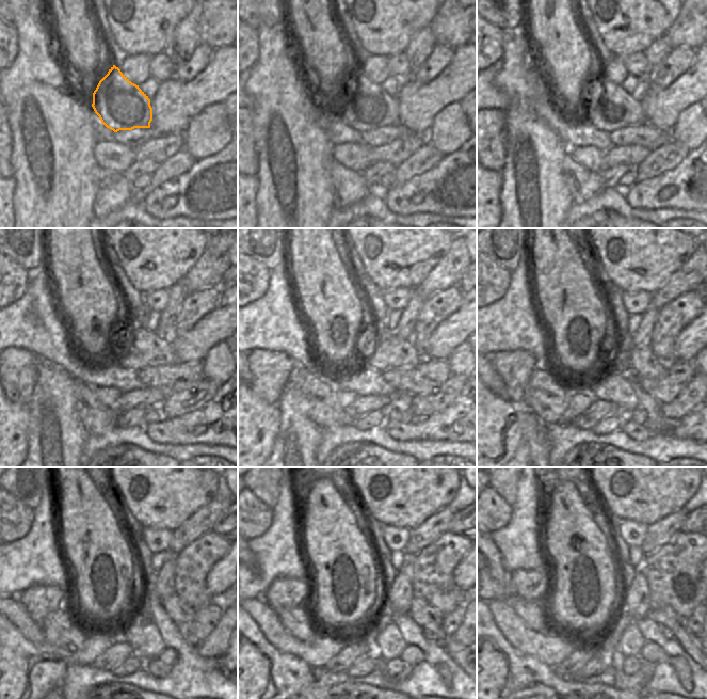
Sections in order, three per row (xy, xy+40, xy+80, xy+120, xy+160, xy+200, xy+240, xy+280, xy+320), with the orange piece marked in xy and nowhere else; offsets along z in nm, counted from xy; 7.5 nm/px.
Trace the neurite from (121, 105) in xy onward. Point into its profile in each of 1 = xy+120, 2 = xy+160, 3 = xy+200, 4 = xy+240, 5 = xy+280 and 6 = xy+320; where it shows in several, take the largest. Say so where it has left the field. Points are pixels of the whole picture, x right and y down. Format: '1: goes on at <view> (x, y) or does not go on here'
1: goes on at xy+120 (145, 348)
2: goes on at xy+160 (388, 352)
3: goes on at xy+200 (643, 362)
4: goes on at xy+240 (179, 612)
5: goes on at xy+280 (428, 618)
6: goes on at xy+320 (665, 617)

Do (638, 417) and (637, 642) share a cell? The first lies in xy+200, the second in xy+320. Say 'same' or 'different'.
different

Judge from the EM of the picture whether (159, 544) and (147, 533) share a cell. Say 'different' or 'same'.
same

